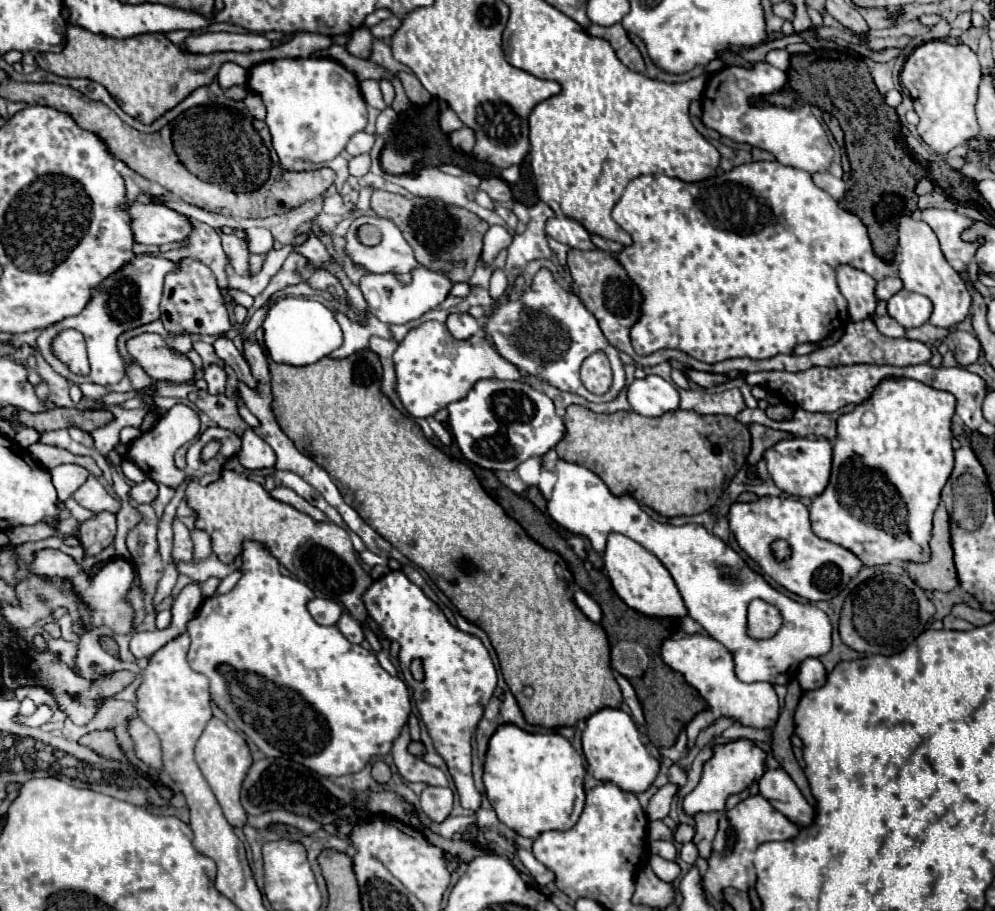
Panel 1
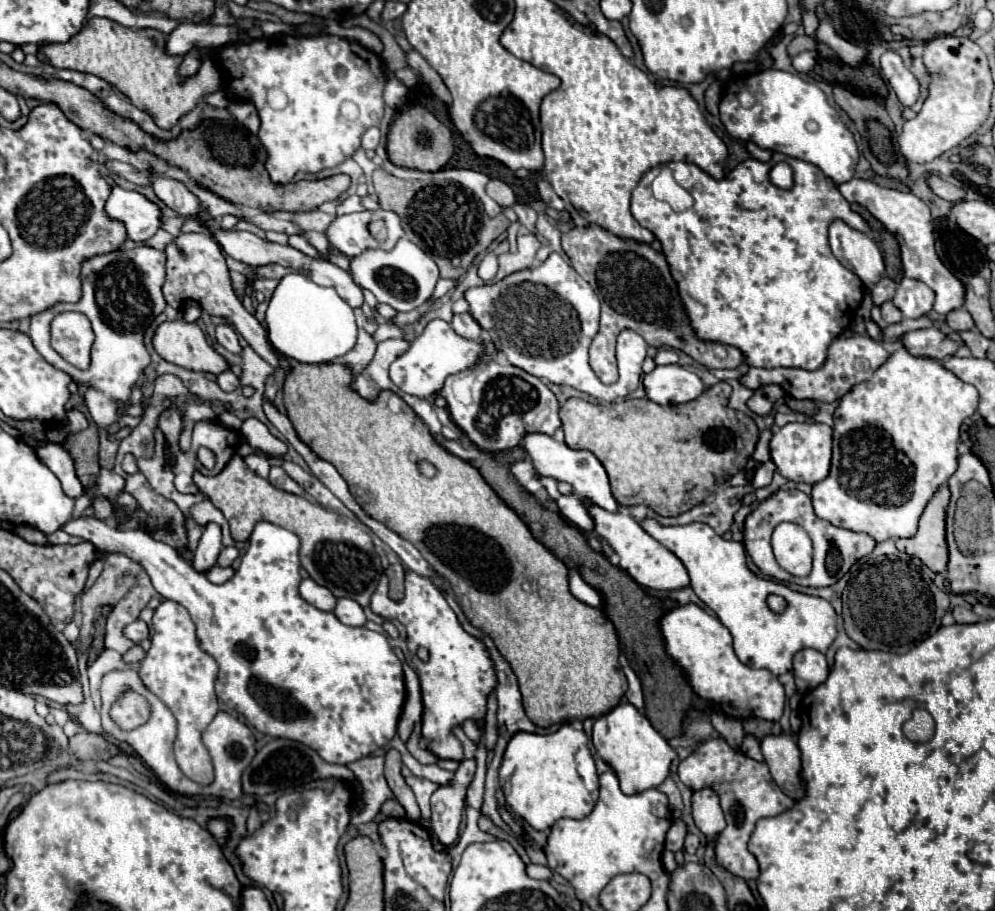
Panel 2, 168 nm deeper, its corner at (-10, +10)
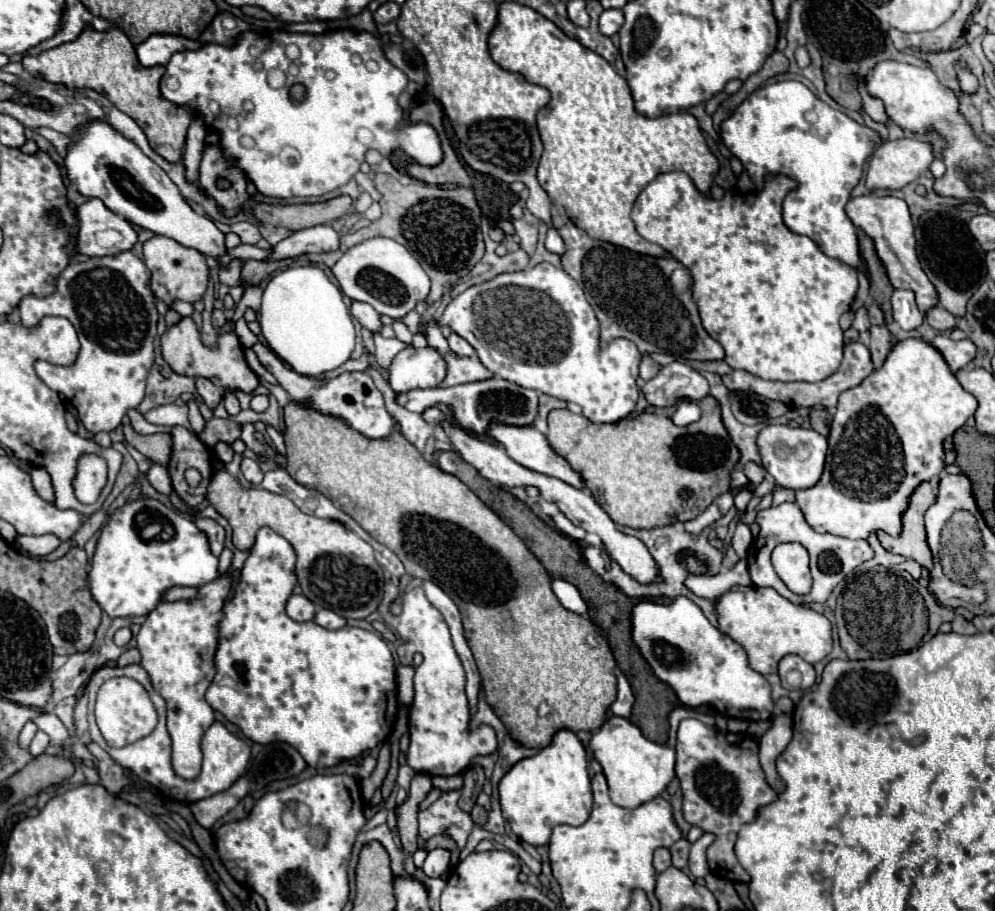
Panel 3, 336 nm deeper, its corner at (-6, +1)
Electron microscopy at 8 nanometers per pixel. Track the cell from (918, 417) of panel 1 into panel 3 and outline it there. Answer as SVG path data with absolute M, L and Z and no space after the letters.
M920 337L896 341L878 371L866 377L858 387L840 395L830 425L824 473L814 487L796 491L796 505L804 513L808 525L818 533L832 533L848 539L868 539L868 535L878 529L888 535L898 535L902 531L902 513L916 485L944 469L942 441L954 435L954 431L974 415L976 407L978 401L974 395L962 389L934 345Z

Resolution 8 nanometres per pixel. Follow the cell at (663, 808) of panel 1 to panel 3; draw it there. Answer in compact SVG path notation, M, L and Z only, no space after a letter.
M682 719L676 741L676 775L684 797L684 819L716 835L706 851L710 871L732 883L748 883L750 875L734 855L736 835L740 825L756 817L760 805L768 805L776 799L758 763L758 741L748 733L720 731L716 725L710 727L698 719Z

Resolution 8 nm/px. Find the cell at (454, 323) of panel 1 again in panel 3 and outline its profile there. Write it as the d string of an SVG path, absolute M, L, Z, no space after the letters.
M452 333L452 335L448 337L448 345L450 345L450 349L452 349L458 357L474 357L474 355L476 355L474 349L470 347L470 343L466 343L466 339L462 339L462 337L456 335L456 333Z

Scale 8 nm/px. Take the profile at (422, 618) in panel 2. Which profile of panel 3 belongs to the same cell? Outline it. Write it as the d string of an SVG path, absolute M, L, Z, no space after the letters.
M388 583L384 599L378 607L380 615L388 625L392 625L402 639L402 647L398 647L398 659L402 665L412 665L412 655L422 653L424 663L414 667L414 689L416 697L410 705L410 747L406 751L406 763L416 773L426 775L460 775L478 755L490 755L496 751L496 735L488 725L478 725L470 729L470 707L464 693L466 675L460 663L458 653L454 651L450 629L442 617L442 613L426 599L422 587L414 587L412 591L402 595L402 613L396 617L390 613L390 605L400 597L398 589Z

